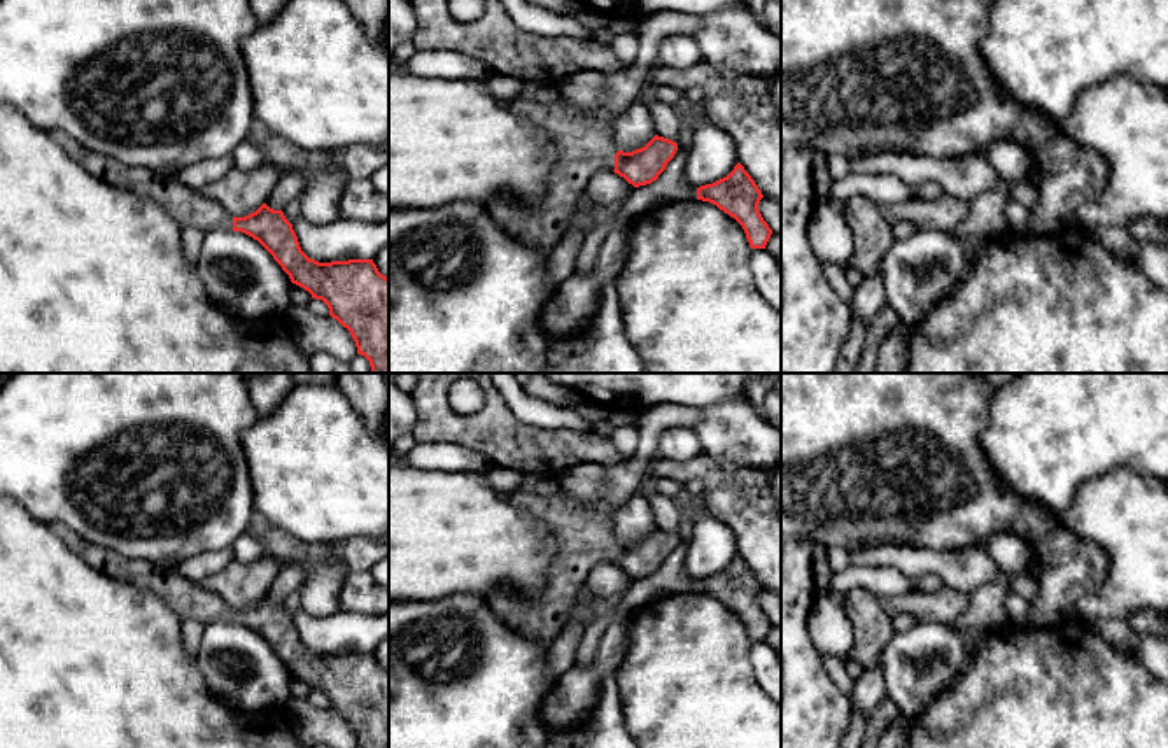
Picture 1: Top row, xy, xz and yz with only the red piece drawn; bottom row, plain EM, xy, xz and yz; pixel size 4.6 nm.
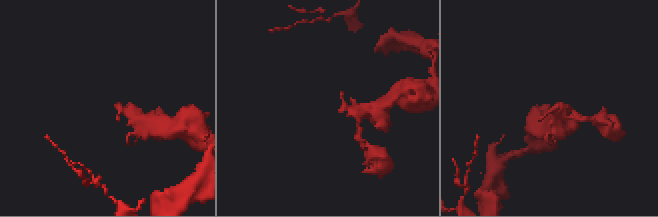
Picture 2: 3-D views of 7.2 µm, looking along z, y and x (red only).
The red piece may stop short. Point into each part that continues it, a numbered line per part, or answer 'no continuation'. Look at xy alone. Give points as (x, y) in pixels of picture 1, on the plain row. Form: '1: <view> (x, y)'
1: xy (188, 599)

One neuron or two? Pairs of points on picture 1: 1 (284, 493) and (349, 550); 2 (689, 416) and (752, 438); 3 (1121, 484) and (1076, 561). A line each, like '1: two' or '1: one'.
1: two
2: two
3: two

